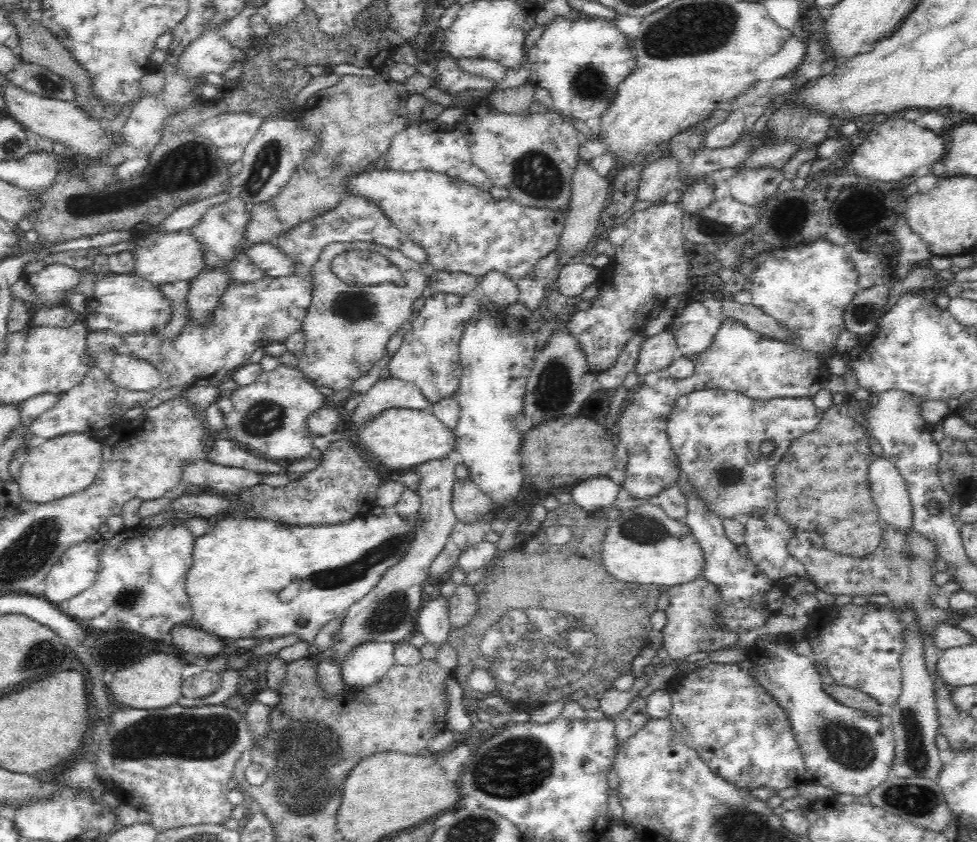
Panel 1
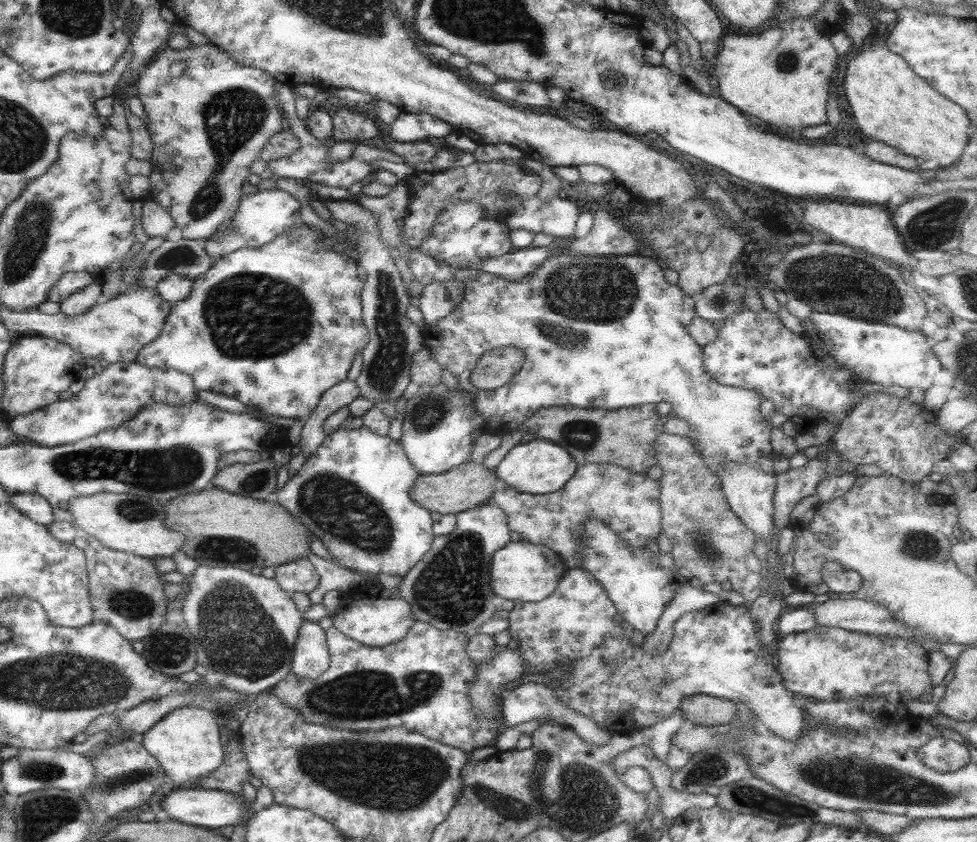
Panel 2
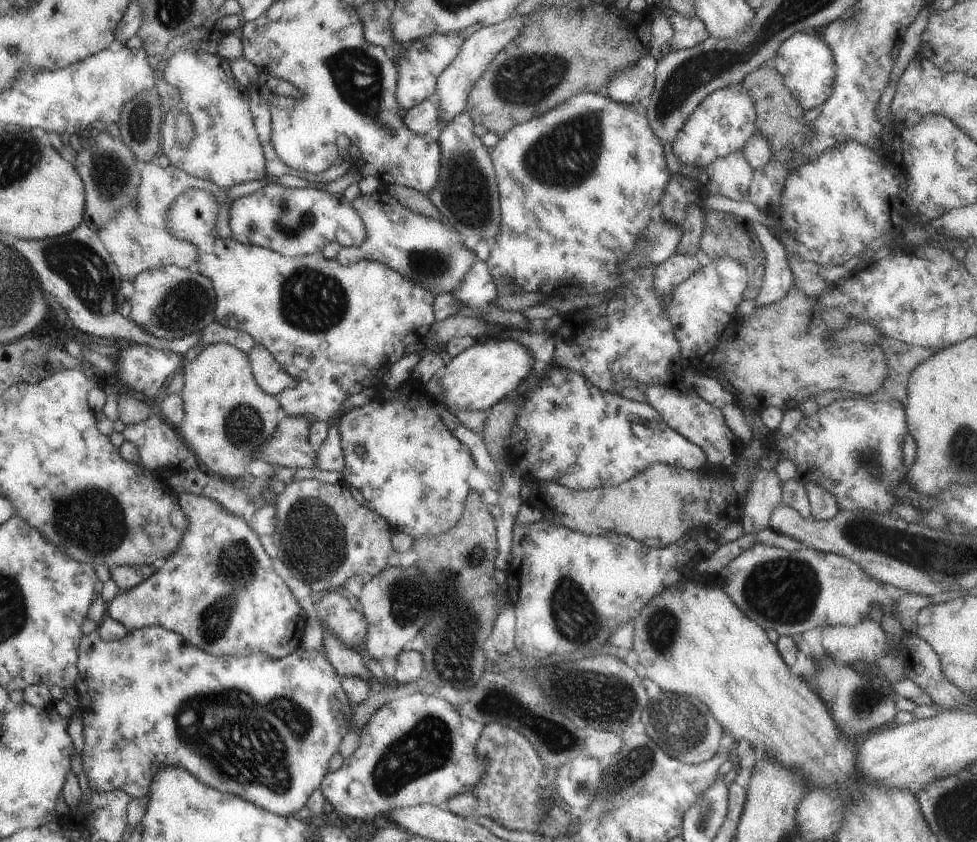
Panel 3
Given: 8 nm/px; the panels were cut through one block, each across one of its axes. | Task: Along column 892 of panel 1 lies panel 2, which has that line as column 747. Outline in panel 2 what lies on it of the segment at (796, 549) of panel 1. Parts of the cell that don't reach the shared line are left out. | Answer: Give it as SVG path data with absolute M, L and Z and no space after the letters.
M665 434L656 436L653 443L655 461L661 469L658 479L658 501L660 506L660 533L669 539L670 551L668 555L672 560L679 582L686 582L692 587L701 589L709 582L717 584L731 584L731 591L738 592L743 597L741 606L745 607L762 594L762 581L764 580L762 561L753 555L753 544L757 538L753 533L729 510L713 471L704 465L699 451L692 440L685 436Z

